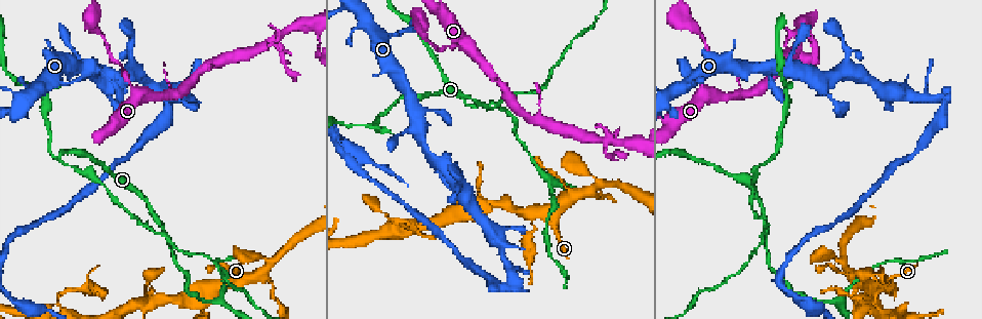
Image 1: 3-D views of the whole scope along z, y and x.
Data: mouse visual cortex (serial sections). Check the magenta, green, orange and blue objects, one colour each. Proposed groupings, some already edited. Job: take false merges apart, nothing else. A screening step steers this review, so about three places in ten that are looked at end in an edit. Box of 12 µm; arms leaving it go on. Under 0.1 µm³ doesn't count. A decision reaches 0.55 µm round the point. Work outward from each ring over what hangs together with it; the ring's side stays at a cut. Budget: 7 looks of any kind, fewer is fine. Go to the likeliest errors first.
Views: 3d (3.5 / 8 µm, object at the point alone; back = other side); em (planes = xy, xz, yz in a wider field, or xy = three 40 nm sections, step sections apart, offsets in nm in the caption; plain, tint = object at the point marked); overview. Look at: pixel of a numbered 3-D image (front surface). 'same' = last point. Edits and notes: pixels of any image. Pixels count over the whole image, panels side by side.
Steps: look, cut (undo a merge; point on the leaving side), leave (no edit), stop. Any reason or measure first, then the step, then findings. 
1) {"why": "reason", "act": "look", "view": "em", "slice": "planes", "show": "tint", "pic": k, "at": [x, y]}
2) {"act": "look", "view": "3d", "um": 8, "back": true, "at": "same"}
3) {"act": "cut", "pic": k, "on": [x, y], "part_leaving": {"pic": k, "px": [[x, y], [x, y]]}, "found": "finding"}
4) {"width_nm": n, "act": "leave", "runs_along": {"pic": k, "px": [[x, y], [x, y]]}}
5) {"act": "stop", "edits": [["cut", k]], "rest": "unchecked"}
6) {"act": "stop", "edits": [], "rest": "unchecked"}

{"why": "four arms meet", "act": "look", "view": "3d", "um": 3.5, "pic": 1, "at": [488, 107]}

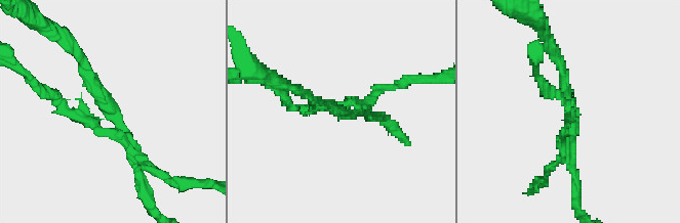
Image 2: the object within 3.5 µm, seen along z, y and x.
{"why": "need the tissue", "act": "look", "view": "em", "slice": "xy", "step": 2, "show": "tint", "pic": 2, "at": [112, 114]}

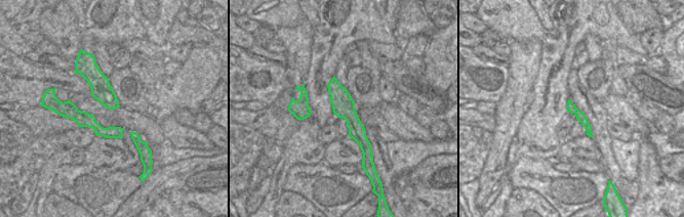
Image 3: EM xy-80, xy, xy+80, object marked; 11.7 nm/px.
{"act": "look", "view": "em", "slice": "xy", "step": 3, "show": "tint", "at": "same"}

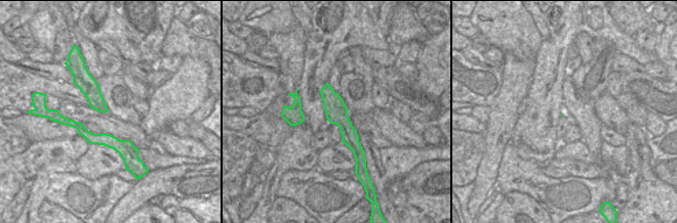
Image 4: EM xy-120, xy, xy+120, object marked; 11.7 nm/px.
{"width_nm": 260, "act": "cut", "pic": 2, "on": [162, 175], "part_leaving": {"pic": 2, "px": [[104, 119], [93, 125], [69, 113], [31, 78]]}, "found": "a second cell is stuck on"}

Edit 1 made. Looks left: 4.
{"why": "thick turns thin", "act": "look", "view": "3d", "um": 3.5, "pic": 1, "at": [201, 302]}

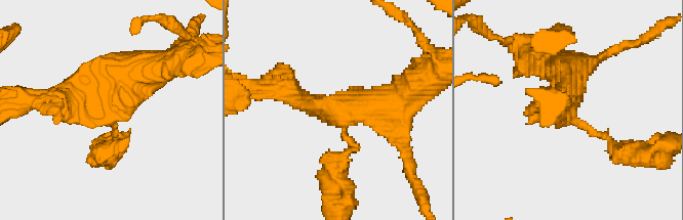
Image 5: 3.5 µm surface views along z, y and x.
{"act": "look", "view": "em", "slice": "planes", "show": "tint", "pic": 5, "at": [569, 109]}

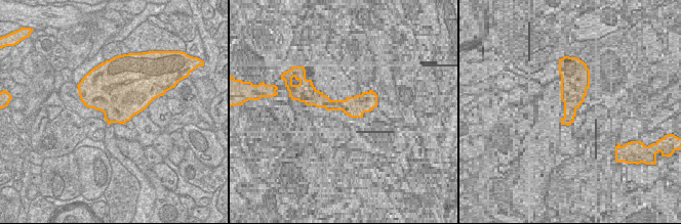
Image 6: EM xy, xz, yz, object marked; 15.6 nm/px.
{"arm_widths_nm": [100, 500], "act": "cut", "pic": 5, "on": [113, 141], "part_leaving": {"pic": 5, "px": [[115, 124], [121, 139], [109, 151]]}, "found": "two cells meet here"}

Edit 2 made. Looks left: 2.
{"act": "stop", "edits": [["cut", 2], ["cut", 5]], "rest": "unchecked"}

